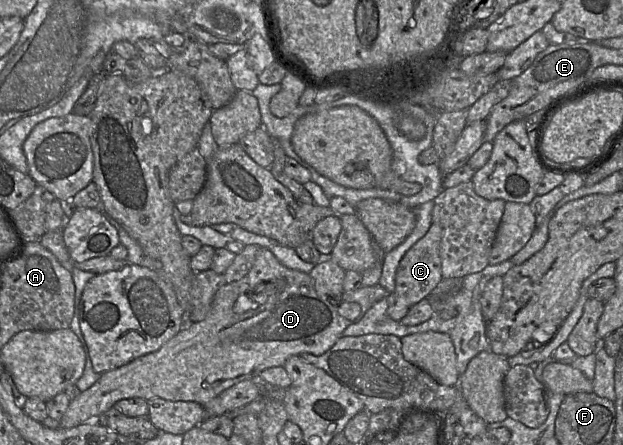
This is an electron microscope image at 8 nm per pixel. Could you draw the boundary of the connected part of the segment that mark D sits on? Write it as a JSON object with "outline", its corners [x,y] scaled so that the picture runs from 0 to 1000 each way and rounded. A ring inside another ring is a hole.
{"outline":[[[417,555],[400,613],[382,631],[361,638],[347,656],[329,717],[295,730],[255,787],[162,840],[144,872],[112,901],[109,919],[95,946],[95,960],[111,964],[151,946],[196,897],[258,894],[273,901],[308,901],[329,912],[358,879],[390,854],[414,858],[416,840],[425,829],[456,825],[459,809],[467,800],[486,793],[518,798],[551,755],[559,733],[573,726],[602,681],[623,663],[610,638],[560,656],[551,654],[539,665],[512,663],[496,616],[457,600],[430,557]],[[387,663],[401,663],[406,681],[403,699],[382,706],[376,699],[376,683]]]}

